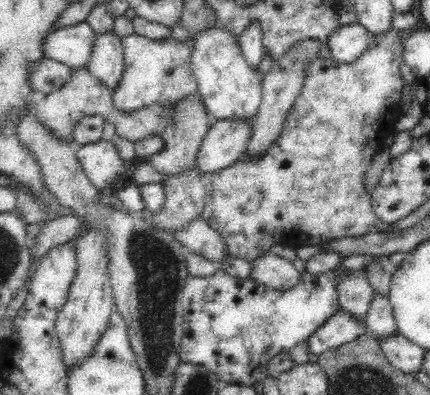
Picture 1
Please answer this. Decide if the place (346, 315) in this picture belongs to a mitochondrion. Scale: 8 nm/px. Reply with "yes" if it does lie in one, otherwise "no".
no

